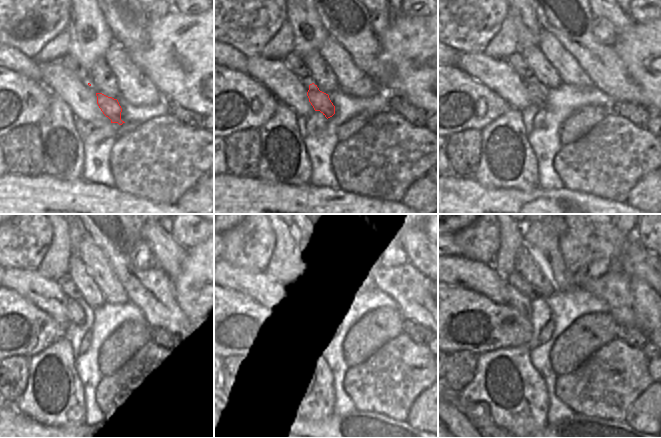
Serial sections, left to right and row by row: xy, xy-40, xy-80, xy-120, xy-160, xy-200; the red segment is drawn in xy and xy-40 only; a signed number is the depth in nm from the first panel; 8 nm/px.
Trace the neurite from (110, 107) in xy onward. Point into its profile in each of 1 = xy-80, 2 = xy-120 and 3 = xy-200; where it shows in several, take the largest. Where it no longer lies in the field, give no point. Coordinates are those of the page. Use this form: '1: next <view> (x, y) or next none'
1: next xy-80 (536, 96)
2: next xy-120 (76, 313)
3: next xy-200 (520, 302)

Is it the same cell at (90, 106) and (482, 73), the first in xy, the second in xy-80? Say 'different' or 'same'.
same

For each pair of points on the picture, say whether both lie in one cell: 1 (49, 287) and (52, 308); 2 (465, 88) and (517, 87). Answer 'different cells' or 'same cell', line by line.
1: same cell
2: different cells

